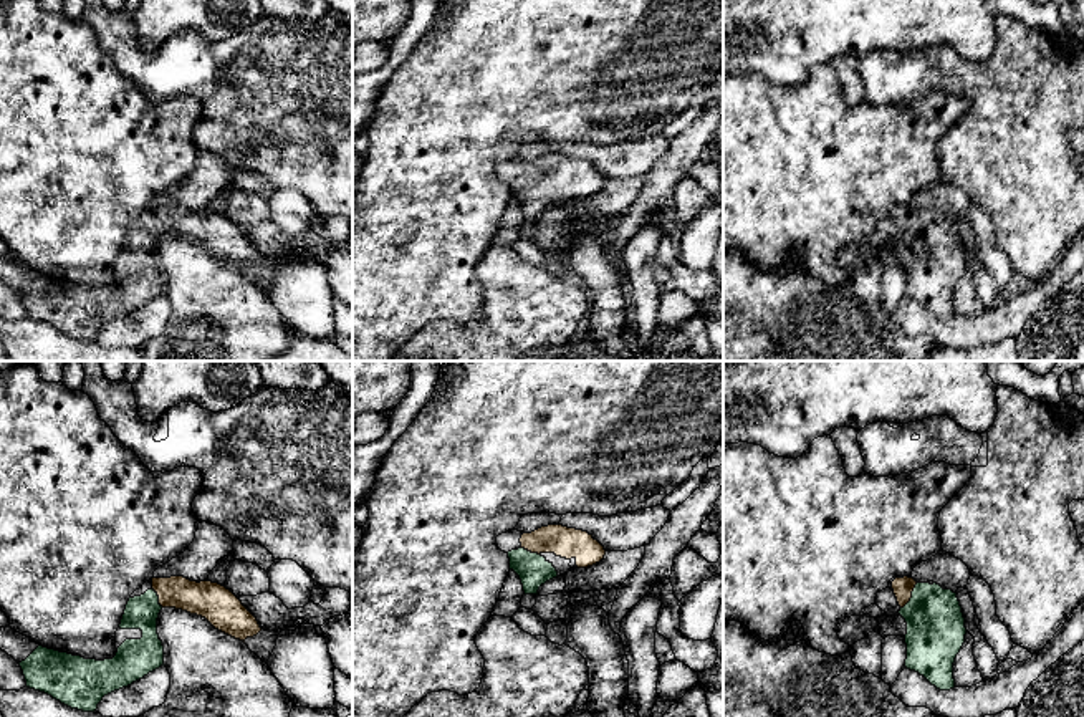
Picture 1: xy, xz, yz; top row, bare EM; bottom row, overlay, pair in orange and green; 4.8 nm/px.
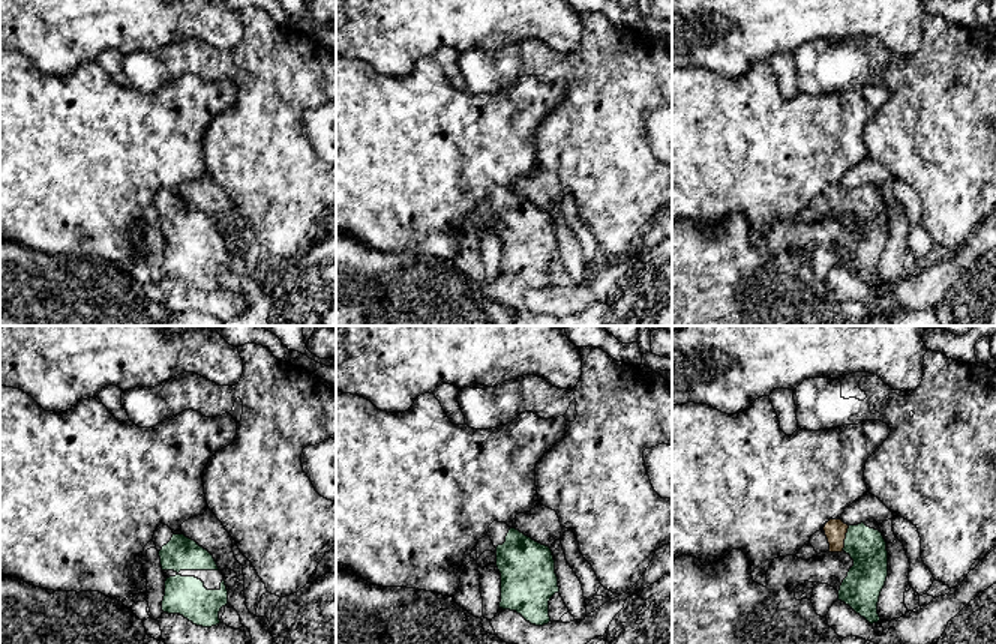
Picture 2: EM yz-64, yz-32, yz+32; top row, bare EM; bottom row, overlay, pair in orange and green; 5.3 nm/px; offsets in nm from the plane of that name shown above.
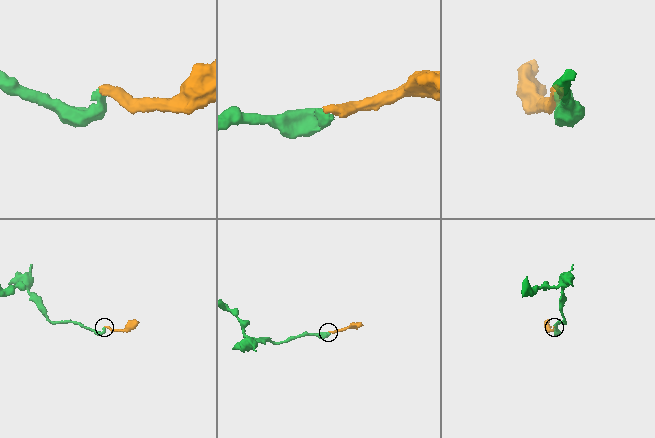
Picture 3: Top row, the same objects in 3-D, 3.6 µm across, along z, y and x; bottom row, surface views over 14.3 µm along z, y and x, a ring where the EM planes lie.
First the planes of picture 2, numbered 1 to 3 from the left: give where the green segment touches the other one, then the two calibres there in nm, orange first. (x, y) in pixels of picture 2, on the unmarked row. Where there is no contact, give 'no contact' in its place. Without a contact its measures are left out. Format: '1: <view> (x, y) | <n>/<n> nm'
1: no contact
2: no contact
3: yz+32 (845, 201) | 120/200 nm

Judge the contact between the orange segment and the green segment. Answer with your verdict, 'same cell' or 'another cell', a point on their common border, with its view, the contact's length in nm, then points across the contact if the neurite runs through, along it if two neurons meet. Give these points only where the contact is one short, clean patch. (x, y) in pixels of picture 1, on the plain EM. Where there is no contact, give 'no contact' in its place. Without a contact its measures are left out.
same cell; contact yz (911, 226); length 150 nm; way yz (902, 217), (911, 226), (934, 249), (935, 255)

